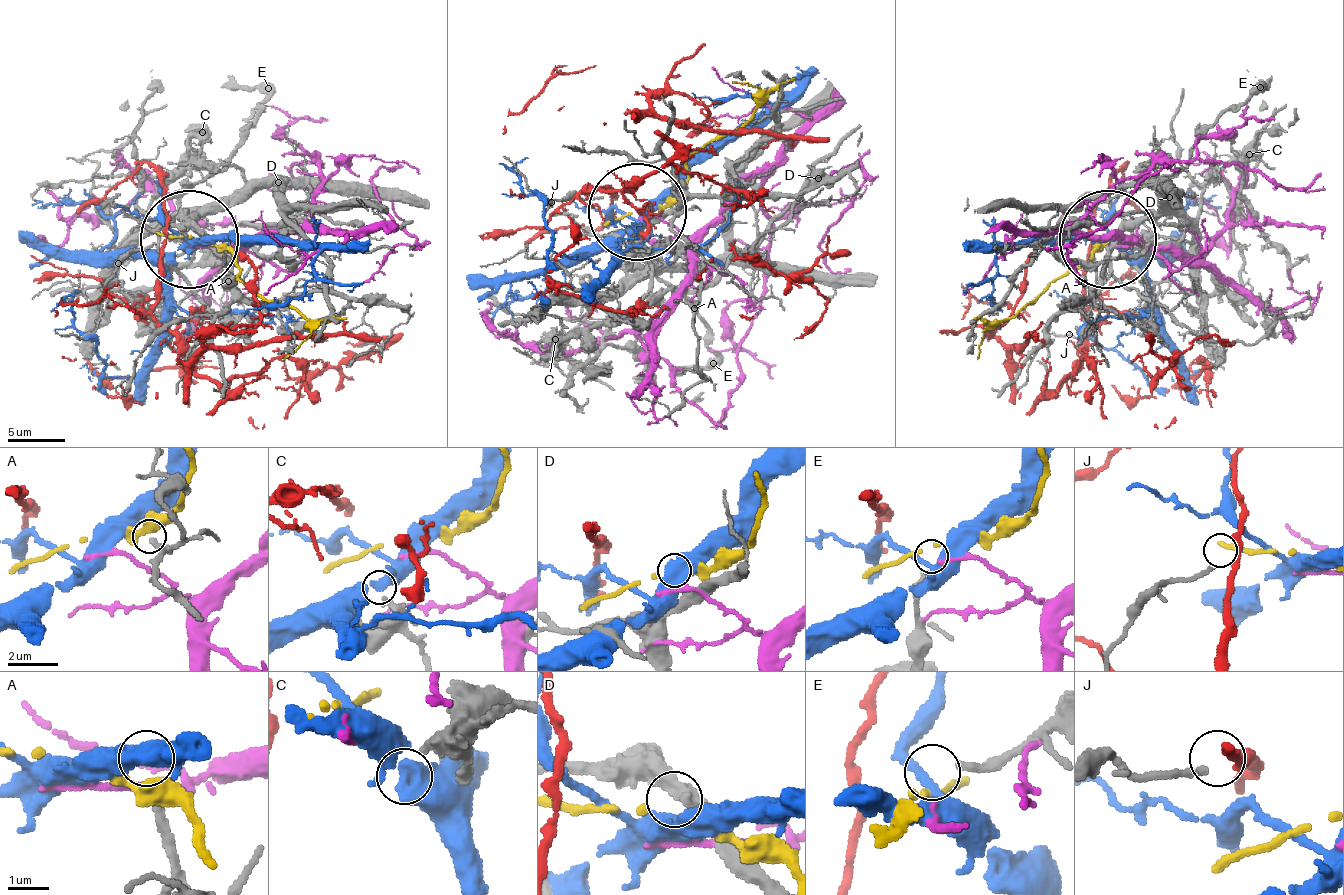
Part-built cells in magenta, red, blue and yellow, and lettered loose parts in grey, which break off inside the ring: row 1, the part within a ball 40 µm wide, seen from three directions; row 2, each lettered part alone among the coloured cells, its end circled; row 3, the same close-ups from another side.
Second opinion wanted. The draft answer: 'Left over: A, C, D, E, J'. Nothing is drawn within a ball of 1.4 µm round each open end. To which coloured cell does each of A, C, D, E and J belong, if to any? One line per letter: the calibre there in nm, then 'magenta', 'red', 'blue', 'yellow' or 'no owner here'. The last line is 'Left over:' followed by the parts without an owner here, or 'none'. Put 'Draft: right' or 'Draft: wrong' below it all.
A: 200 nm | no owner here
C: 320 nm | no owner here
D: 280 nm | no owner here
E: 220 nm | no owner here
J: 160 nm | no owner here
Left over: A, C, D, E, J
Draft: right

